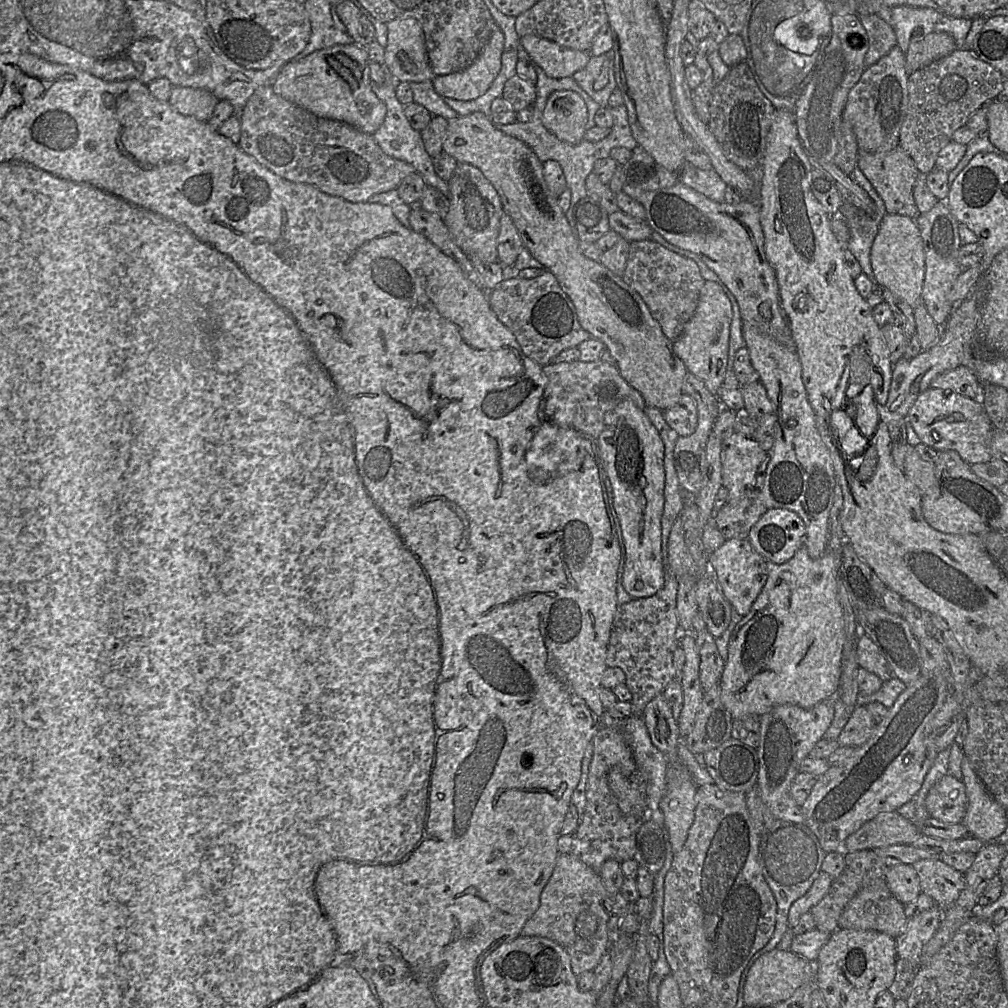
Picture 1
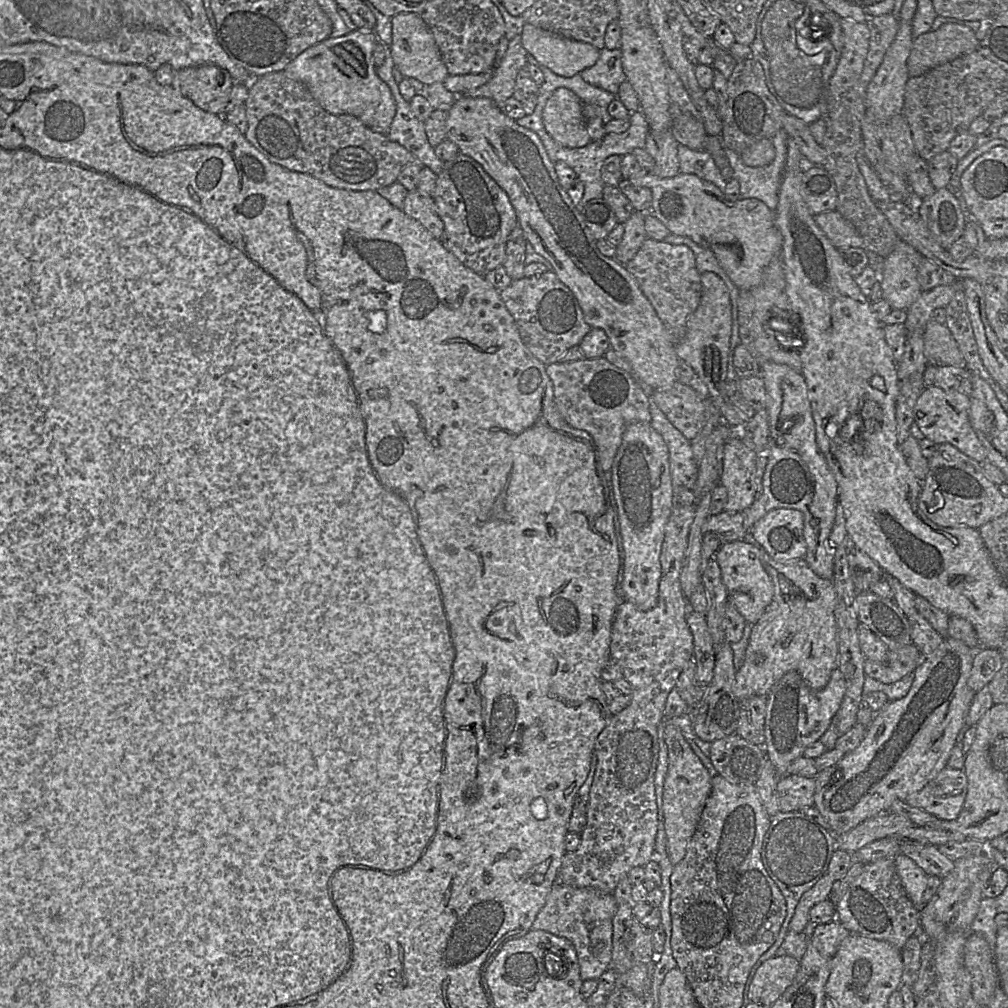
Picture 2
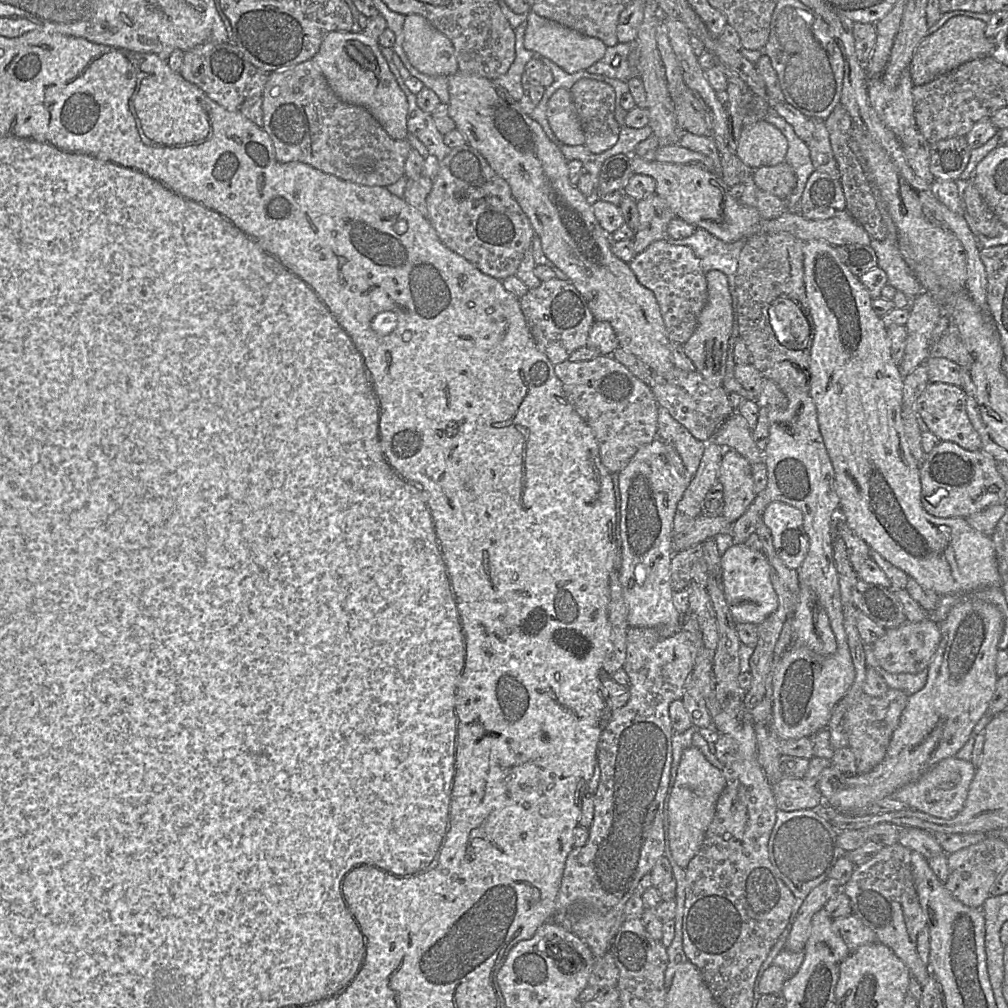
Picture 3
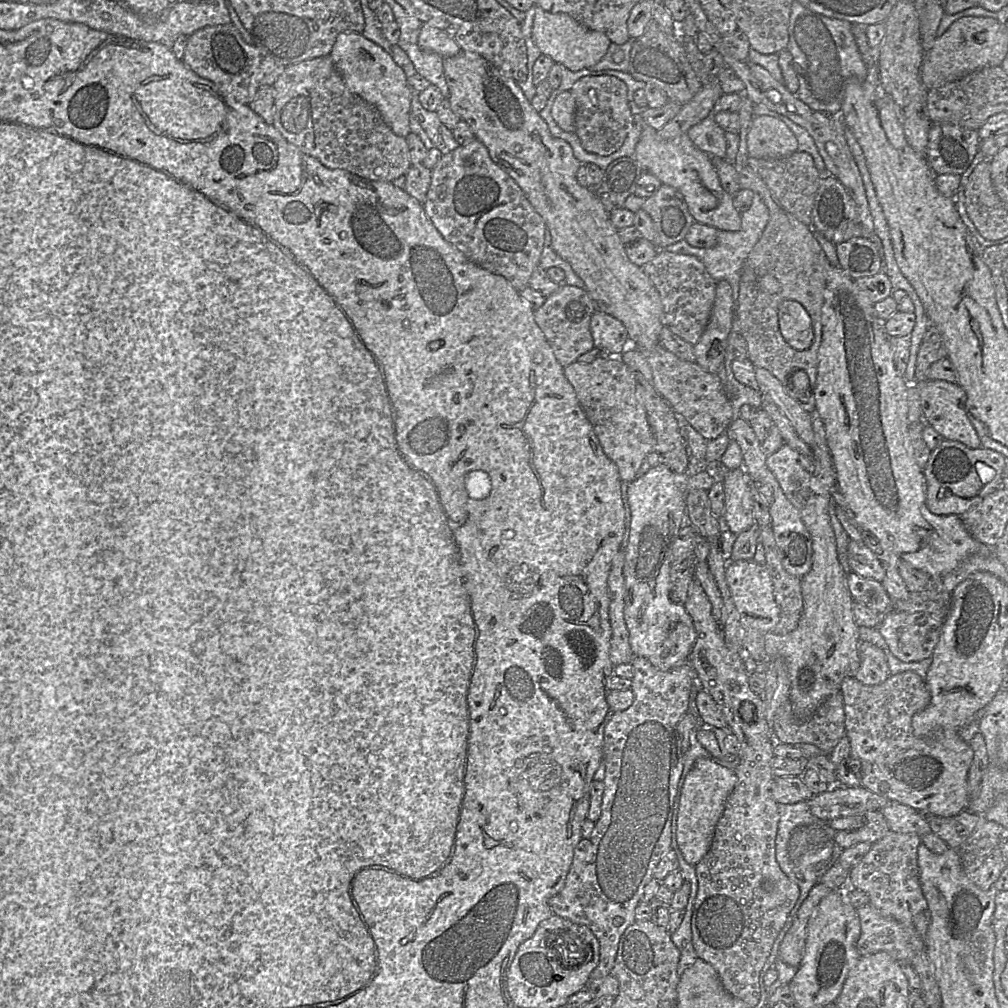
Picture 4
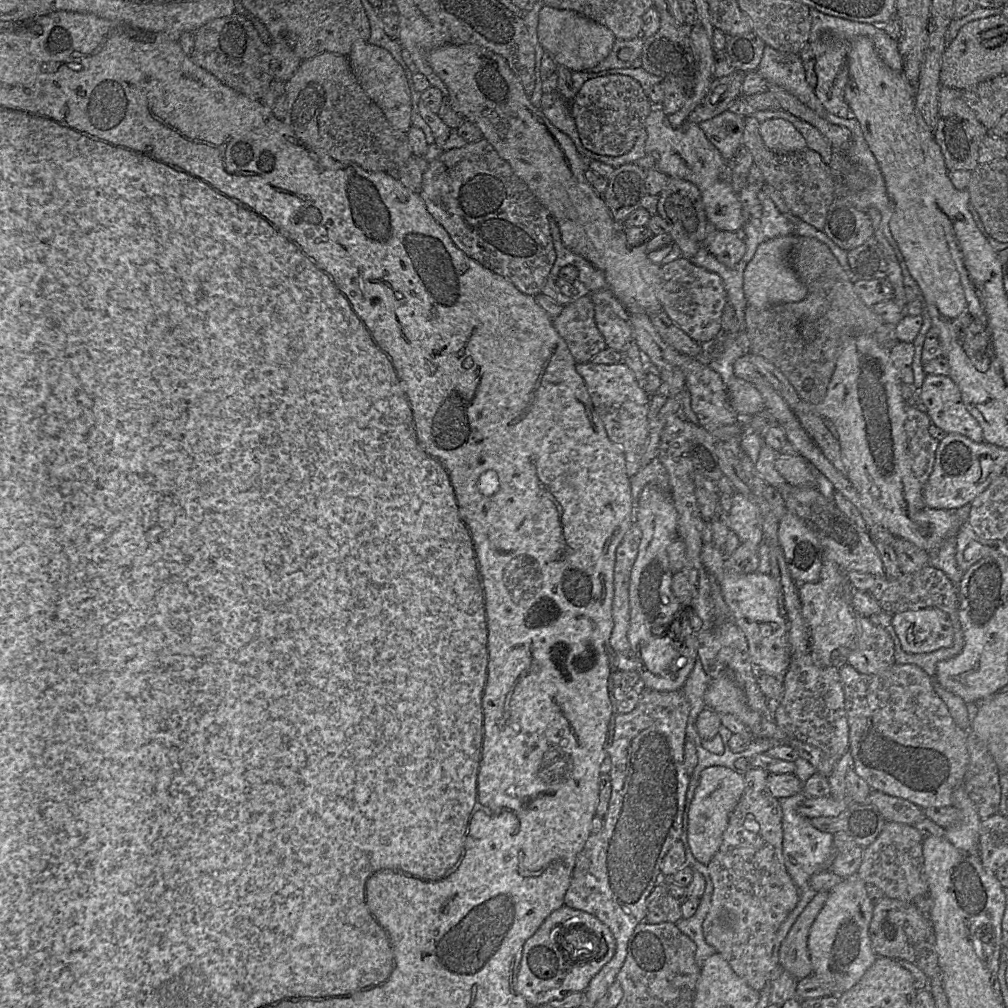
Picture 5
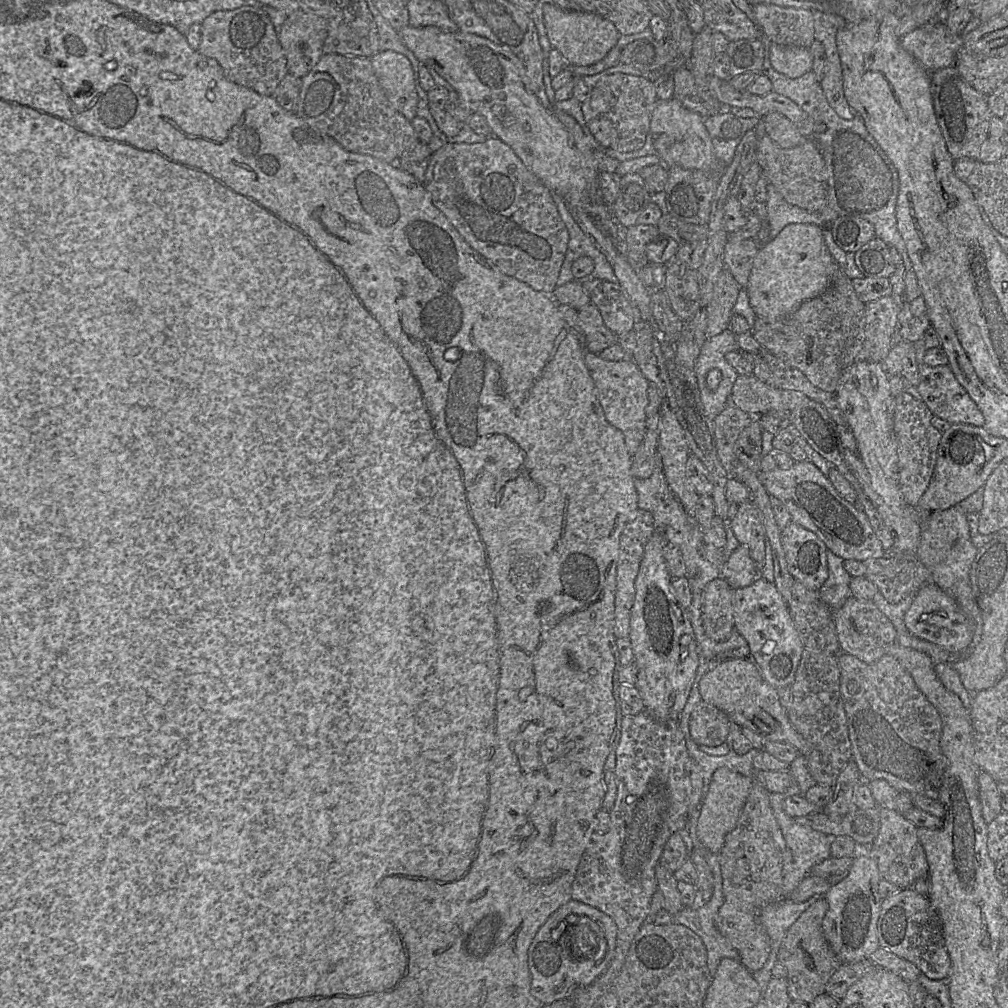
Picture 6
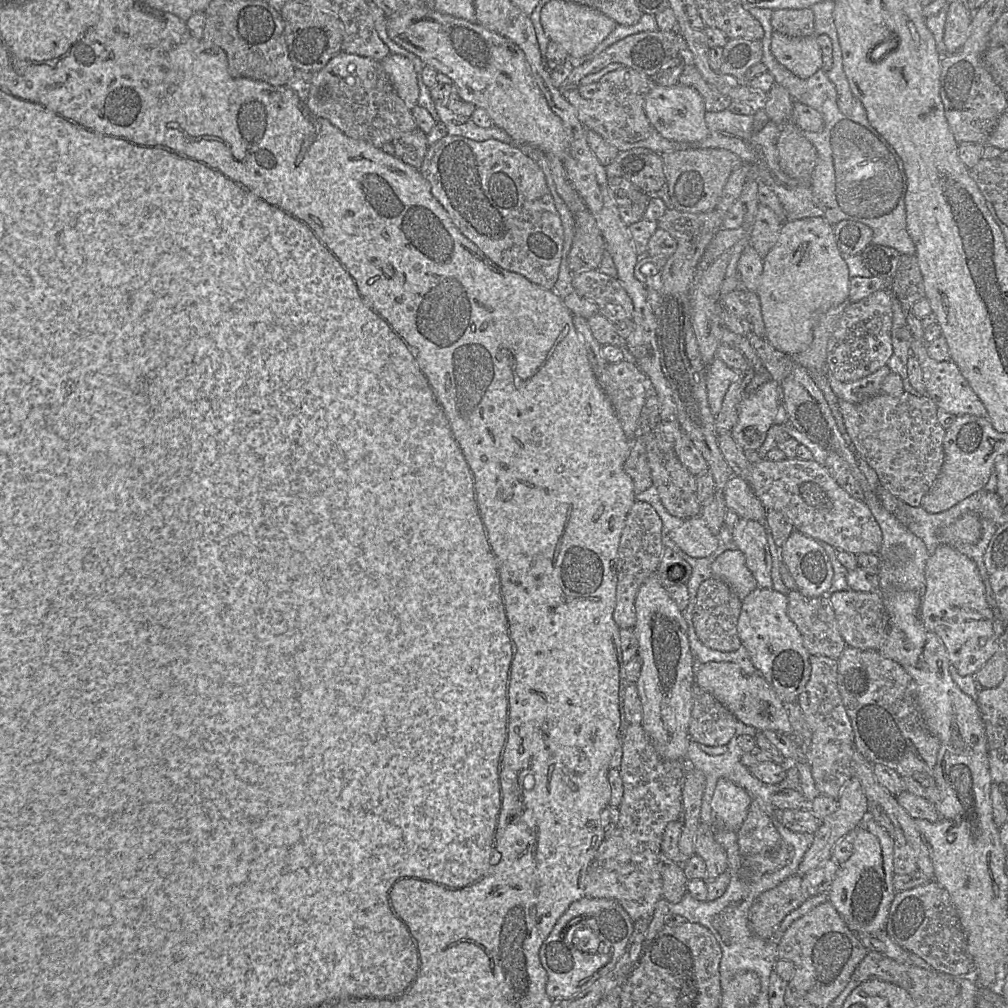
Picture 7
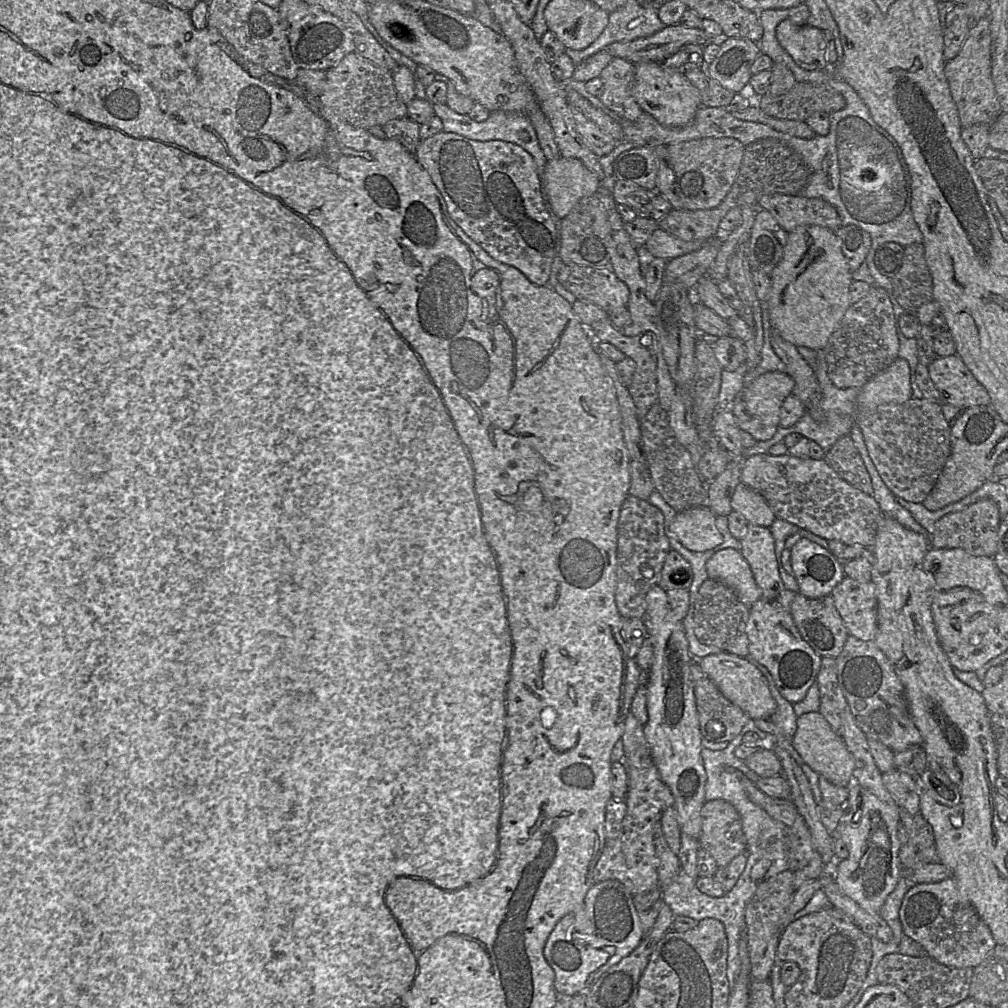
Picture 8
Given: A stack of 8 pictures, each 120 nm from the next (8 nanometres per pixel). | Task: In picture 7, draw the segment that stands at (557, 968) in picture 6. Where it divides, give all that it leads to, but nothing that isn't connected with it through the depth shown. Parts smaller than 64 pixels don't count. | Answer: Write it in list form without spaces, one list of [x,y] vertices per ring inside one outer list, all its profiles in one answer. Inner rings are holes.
[[[583,897],[571,903],[539,949],[540,962],[547,972],[548,996],[570,997],[611,971],[624,953],[633,930],[634,922],[615,900]]]

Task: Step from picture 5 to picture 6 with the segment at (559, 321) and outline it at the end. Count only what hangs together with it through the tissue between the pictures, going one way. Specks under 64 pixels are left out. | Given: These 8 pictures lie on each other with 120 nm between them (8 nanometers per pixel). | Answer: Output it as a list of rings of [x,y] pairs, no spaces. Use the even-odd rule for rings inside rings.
[[[591,302],[577,310],[578,327],[584,336],[584,349],[599,354],[617,341],[617,335],[609,330],[597,307]]]

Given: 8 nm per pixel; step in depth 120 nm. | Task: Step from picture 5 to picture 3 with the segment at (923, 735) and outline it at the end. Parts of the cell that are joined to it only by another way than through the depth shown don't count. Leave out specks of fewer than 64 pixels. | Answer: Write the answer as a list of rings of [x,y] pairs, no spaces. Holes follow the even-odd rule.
[[[888,688],[887,692],[880,697],[871,697],[863,693],[848,710],[846,714],[848,747],[855,756],[857,774],[870,772],[884,759],[908,697],[906,692],[891,688]],[[956,756],[947,757],[927,770],[916,781],[896,790],[891,796],[905,803],[908,808],[934,817],[951,819],[963,809],[974,774],[975,767],[971,761],[961,760]]]

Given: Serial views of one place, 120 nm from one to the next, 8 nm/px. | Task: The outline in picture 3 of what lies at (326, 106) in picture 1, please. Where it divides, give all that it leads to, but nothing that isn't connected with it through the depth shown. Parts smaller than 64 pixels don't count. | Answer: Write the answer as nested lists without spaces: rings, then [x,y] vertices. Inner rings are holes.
[[[378,14],[369,18],[367,26],[359,33],[329,32],[311,61],[320,69],[329,87],[343,102],[367,109],[394,140],[408,136],[408,102],[390,71],[380,50],[378,40],[387,29],[385,18]]]

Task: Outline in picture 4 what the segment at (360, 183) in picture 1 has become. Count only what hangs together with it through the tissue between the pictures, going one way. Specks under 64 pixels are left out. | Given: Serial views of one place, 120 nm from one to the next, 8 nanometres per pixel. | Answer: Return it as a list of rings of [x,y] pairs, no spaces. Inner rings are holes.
[[[329,56],[287,66],[273,89],[272,125],[289,143],[325,167],[384,182],[392,182],[409,170],[406,138],[393,133],[376,107],[348,90]]]

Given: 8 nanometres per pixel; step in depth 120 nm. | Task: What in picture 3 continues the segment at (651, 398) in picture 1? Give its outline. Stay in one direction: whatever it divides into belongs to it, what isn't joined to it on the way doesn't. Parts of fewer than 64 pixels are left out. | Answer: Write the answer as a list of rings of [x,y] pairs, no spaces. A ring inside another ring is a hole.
[[[459,70],[448,79],[448,110],[456,130],[465,136],[467,145],[479,151],[491,168],[509,184],[513,197],[527,215],[535,235],[540,238],[544,254],[567,275],[568,280],[583,295],[594,320],[609,322],[615,331],[619,346],[638,357],[654,375],[671,370],[674,365],[670,342],[656,297],[651,290],[638,282],[629,264],[612,253],[611,235],[596,219],[592,199],[588,199],[577,187],[571,185],[568,160],[561,150],[548,138],[541,125],[524,113],[518,101],[494,80]]]

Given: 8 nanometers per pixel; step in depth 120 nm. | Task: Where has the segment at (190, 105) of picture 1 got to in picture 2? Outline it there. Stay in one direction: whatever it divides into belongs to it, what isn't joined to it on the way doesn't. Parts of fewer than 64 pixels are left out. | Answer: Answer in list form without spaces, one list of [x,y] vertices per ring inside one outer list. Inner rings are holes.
[[[206,64],[174,70],[171,86],[205,112],[225,116],[231,88],[230,74],[216,65]]]

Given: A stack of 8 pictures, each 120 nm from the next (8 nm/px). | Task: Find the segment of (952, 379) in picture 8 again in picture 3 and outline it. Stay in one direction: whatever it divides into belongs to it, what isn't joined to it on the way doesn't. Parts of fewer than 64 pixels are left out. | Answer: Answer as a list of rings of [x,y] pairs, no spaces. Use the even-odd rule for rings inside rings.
[[[930,382],[916,400],[916,413],[925,422],[928,430],[941,441],[954,442],[968,451],[981,450],[981,437],[968,417],[966,393],[962,387],[941,382]]]

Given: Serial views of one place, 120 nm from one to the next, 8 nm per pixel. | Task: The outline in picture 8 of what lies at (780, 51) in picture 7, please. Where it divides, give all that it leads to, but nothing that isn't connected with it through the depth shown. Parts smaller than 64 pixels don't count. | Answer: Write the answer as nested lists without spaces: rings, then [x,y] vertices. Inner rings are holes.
[[[788,19],[776,28],[776,37],[783,49],[802,69],[827,70],[827,43],[823,30],[810,26],[797,26]]]

